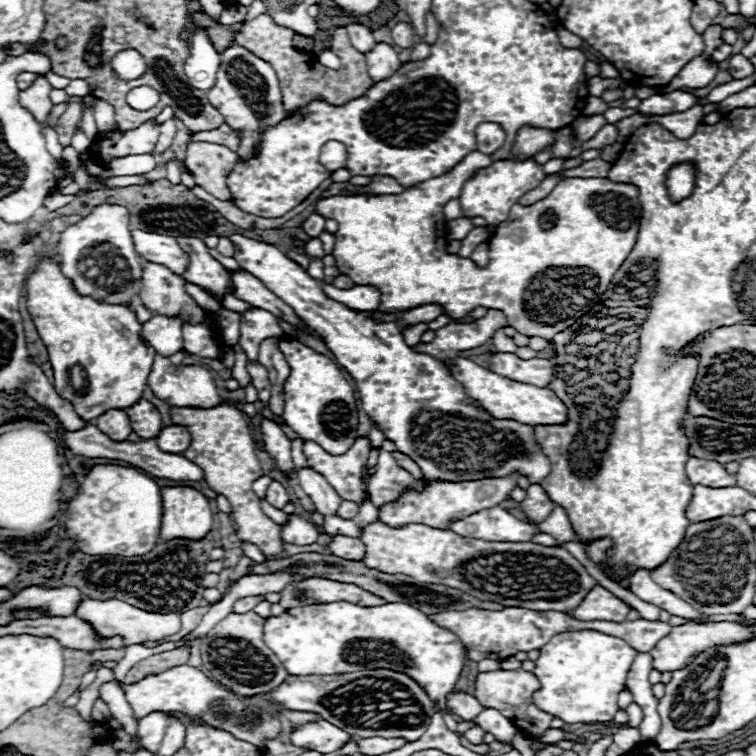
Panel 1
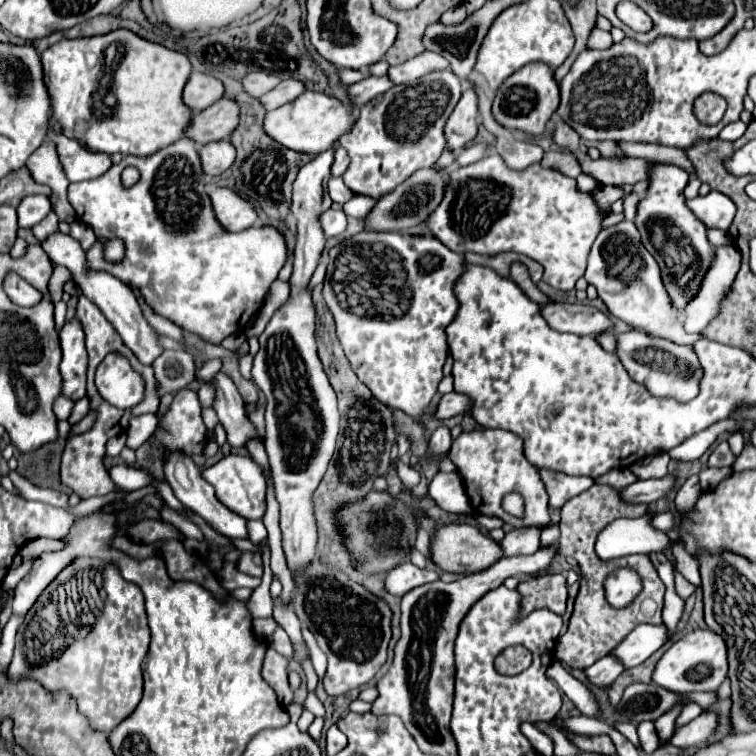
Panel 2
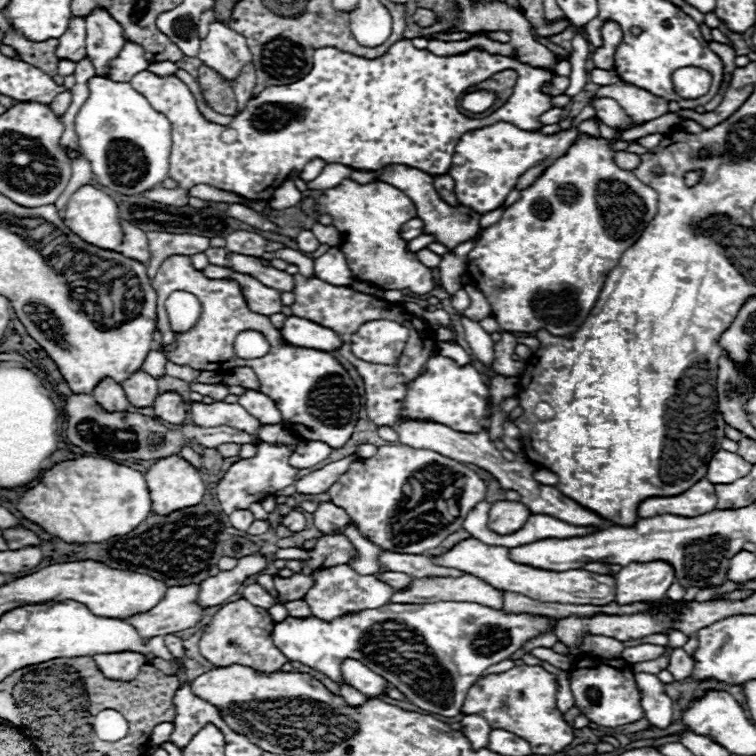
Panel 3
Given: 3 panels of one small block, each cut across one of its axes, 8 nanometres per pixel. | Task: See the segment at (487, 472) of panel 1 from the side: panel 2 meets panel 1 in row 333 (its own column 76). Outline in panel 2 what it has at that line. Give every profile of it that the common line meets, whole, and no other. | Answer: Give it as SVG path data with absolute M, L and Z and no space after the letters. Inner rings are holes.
M72 318L60 330L60 344L62 344L62 362L60 374L64 378L62 394L80 400L86 394L86 364L88 354L84 350L84 330L78 318Z

